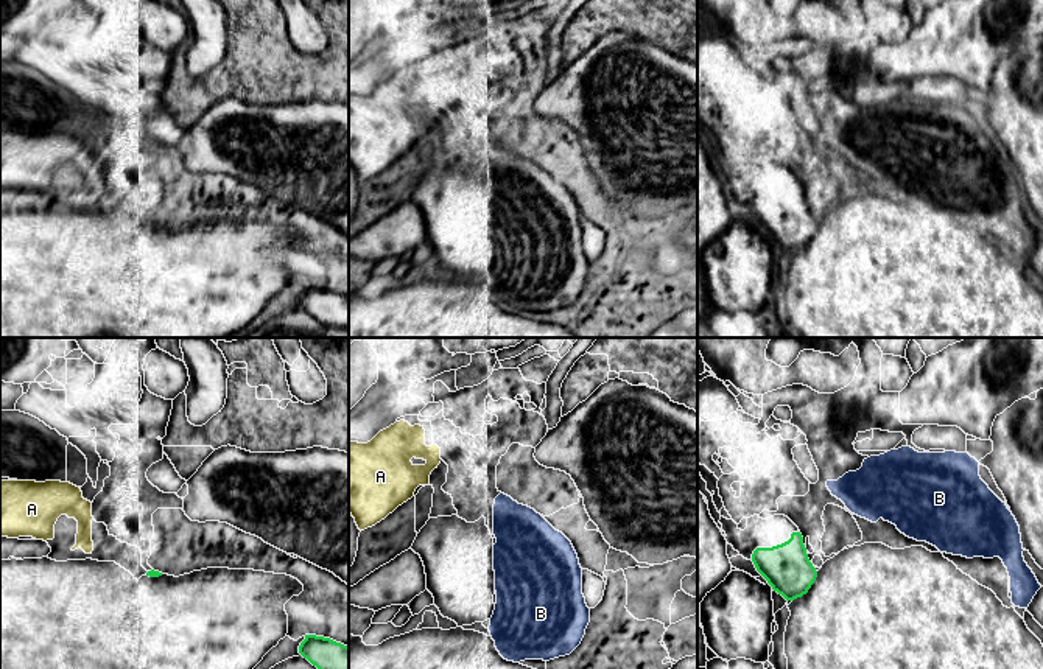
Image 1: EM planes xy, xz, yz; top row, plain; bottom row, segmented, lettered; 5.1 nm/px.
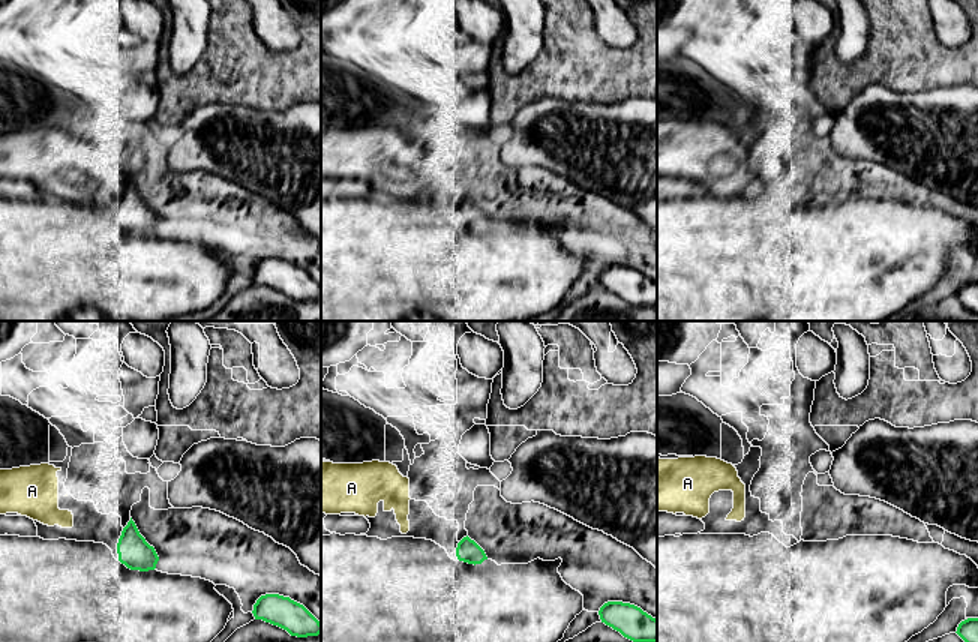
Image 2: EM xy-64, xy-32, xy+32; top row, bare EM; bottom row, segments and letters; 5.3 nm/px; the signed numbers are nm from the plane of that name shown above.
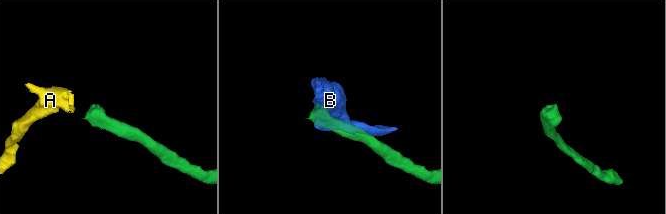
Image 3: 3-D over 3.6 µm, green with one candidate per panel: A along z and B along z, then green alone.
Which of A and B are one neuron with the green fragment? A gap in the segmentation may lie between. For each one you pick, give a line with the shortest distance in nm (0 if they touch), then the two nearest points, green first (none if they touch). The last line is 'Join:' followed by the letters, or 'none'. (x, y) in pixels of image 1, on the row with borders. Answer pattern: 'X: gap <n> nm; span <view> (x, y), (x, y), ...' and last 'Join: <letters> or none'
A: gap 300 nm; span xy (147, 573), (92, 549)
Join: A

